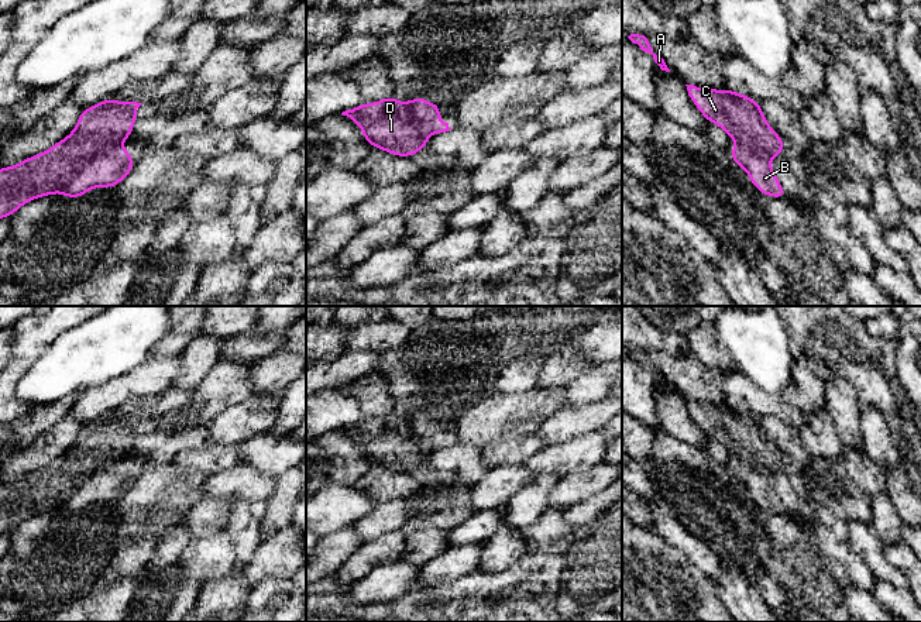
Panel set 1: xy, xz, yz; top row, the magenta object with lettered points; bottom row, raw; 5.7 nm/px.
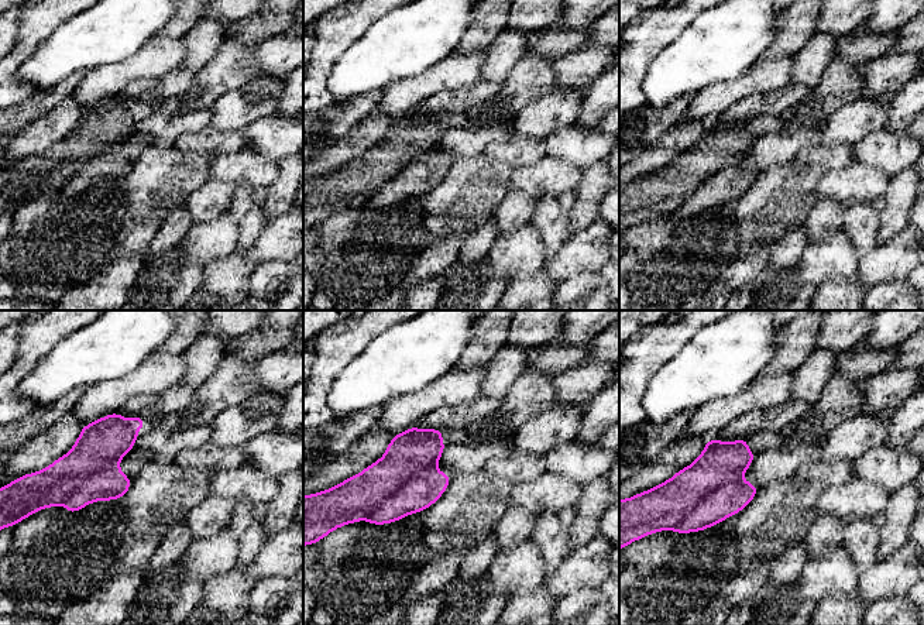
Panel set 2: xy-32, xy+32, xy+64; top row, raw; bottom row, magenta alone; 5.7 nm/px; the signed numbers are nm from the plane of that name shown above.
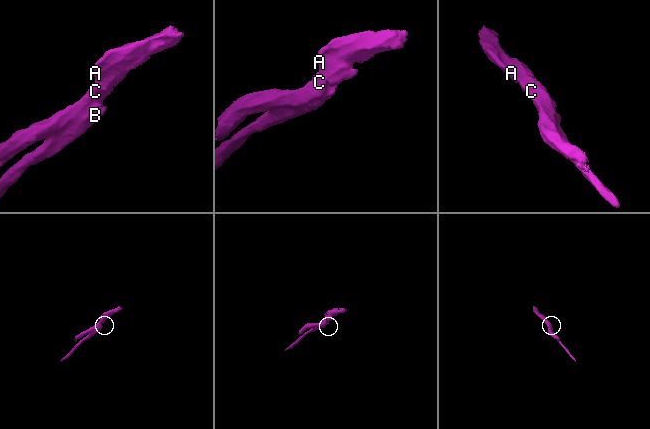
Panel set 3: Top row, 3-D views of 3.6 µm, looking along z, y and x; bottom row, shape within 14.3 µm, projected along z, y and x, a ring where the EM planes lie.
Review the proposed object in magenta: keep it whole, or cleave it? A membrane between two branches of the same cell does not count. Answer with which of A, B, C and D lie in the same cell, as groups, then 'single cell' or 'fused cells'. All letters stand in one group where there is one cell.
A C D / B | fused cells

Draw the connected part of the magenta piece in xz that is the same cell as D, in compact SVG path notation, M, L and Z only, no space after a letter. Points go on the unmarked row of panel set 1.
M394 412L361 419L341 429L361 443L362 454L395 472L413 472L427 461L430 450L416 440L408 419Z

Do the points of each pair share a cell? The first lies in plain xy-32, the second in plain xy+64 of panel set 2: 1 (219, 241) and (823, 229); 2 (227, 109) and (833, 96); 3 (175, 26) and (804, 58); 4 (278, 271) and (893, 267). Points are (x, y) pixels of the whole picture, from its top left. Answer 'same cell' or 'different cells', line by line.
1: different cells
2: different cells
3: different cells
4: different cells

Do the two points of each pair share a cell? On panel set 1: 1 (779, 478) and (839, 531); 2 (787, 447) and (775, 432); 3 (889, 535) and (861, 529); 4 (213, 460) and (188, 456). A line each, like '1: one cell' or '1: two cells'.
1: one cell
2: one cell
3: two cells
4: one cell

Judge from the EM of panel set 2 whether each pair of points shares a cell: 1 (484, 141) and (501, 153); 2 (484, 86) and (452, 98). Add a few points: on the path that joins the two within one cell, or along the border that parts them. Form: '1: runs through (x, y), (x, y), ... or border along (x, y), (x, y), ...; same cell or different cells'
1: border along (511, 137), (497, 141), (483, 153); different cells
2: runs through (476, 93), (460, 98); same cell

